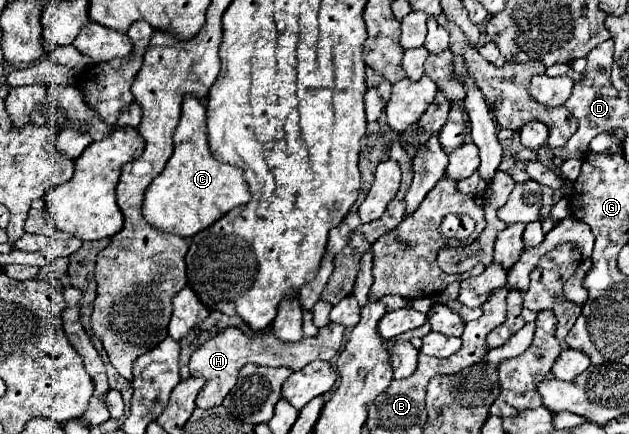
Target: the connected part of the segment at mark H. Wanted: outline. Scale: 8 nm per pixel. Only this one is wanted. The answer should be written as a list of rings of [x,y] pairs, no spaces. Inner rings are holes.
[[[329,323],[329,325],[321,327],[315,337],[303,337],[297,343],[285,343],[285,341],[277,339],[273,335],[271,327],[267,327],[263,333],[257,333],[257,335],[245,335],[243,331],[237,331],[237,327],[227,327],[225,331],[221,331],[221,335],[215,335],[213,339],[205,341],[191,355],[191,361],[189,361],[191,375],[205,379],[203,389],[197,395],[197,407],[211,409],[215,405],[221,405],[225,395],[237,383],[239,369],[245,363],[257,363],[257,365],[269,365],[269,367],[281,367],[283,365],[283,367],[297,371],[315,359],[331,361],[341,351],[343,337],[345,337],[345,327],[337,325],[337,323]]]

